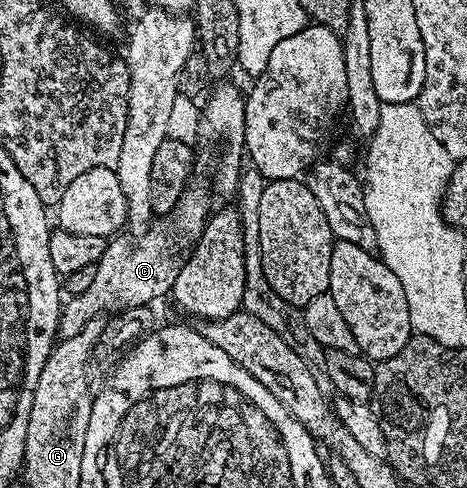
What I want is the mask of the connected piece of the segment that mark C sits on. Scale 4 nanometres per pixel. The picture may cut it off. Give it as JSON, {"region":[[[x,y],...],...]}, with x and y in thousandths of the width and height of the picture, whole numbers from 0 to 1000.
{"region":[[[411,373],[362,439],[291,475],[285,490],[274,490],[266,477],[244,484],[206,539],[208,557],[197,582],[176,602],[150,607],[133,623],[124,684],[133,693],[156,689],[173,682],[206,645],[315,629],[349,605],[360,607],[392,533],[388,523],[375,520],[388,510],[407,512],[443,457],[452,426],[441,408],[437,383]]]}

